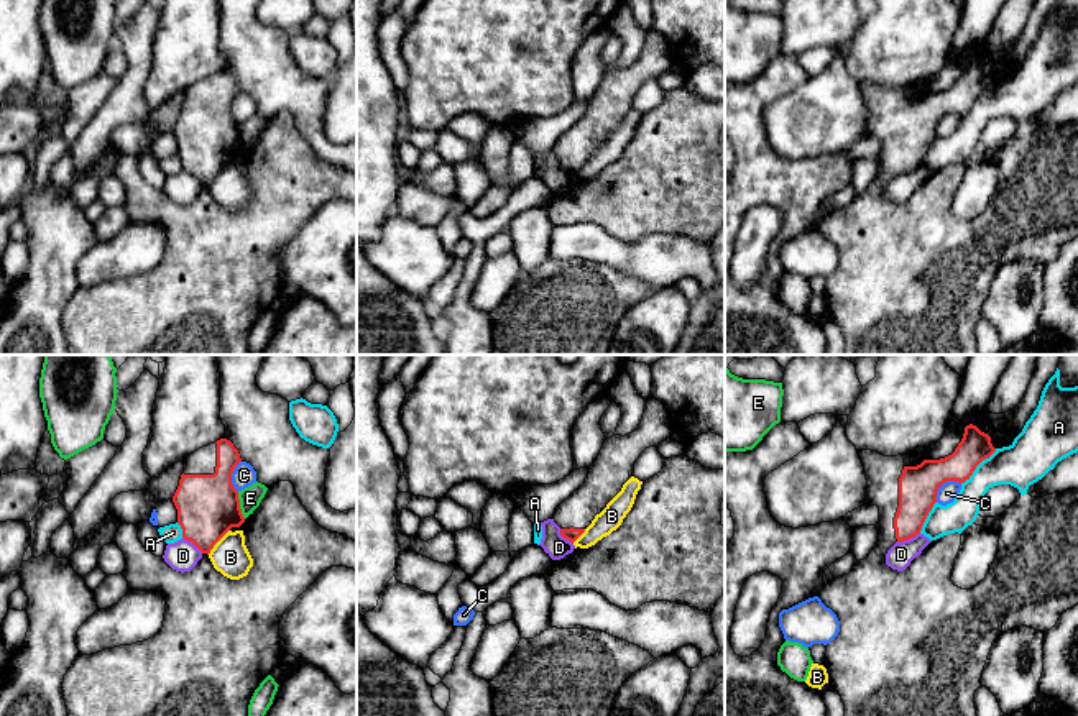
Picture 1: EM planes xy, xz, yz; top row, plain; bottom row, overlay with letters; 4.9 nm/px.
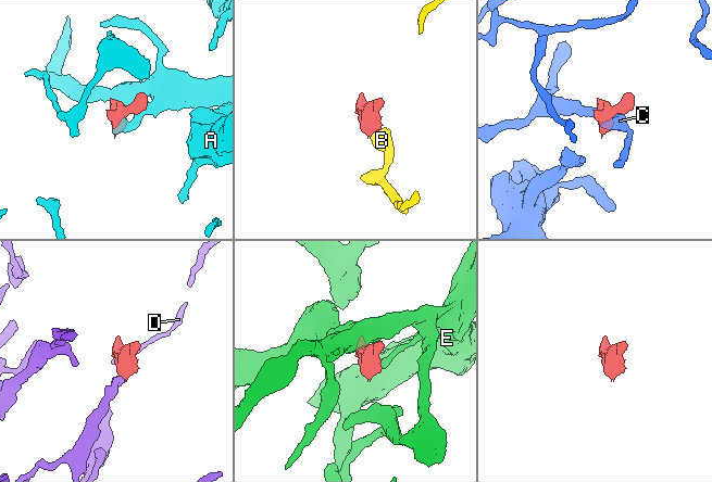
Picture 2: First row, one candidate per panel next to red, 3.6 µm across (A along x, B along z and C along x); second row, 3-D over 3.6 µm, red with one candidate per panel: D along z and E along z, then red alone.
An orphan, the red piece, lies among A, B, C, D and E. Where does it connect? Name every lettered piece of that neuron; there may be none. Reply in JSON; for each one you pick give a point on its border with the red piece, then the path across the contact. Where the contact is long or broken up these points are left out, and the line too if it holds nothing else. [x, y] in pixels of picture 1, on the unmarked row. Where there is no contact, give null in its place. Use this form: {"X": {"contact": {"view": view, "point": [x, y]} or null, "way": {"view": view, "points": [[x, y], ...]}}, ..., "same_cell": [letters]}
{"same_cell": []}

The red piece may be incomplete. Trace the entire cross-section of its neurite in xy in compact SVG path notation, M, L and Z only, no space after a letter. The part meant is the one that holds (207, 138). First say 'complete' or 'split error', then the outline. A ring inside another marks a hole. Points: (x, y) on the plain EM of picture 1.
split error; M227 71L199 80L184 92L184 105L173 128L182 169L192 174L202 190L191 204L173 202L163 189L148 184L138 171L136 158L122 154L113 176L123 184L123 209L130 222L159 223L166 232L163 259L151 271L131 278L79 287L64 307L62 324L72 355L251 355L248 337L260 315L283 296L279 250L330 199L357 204L357 174L320 159L299 133L291 113L268 120L260 138L245 151L232 105L242 94ZM242 159L245 177L253 190L248 207L230 212L217 204L209 190L214 177L232 161Z

